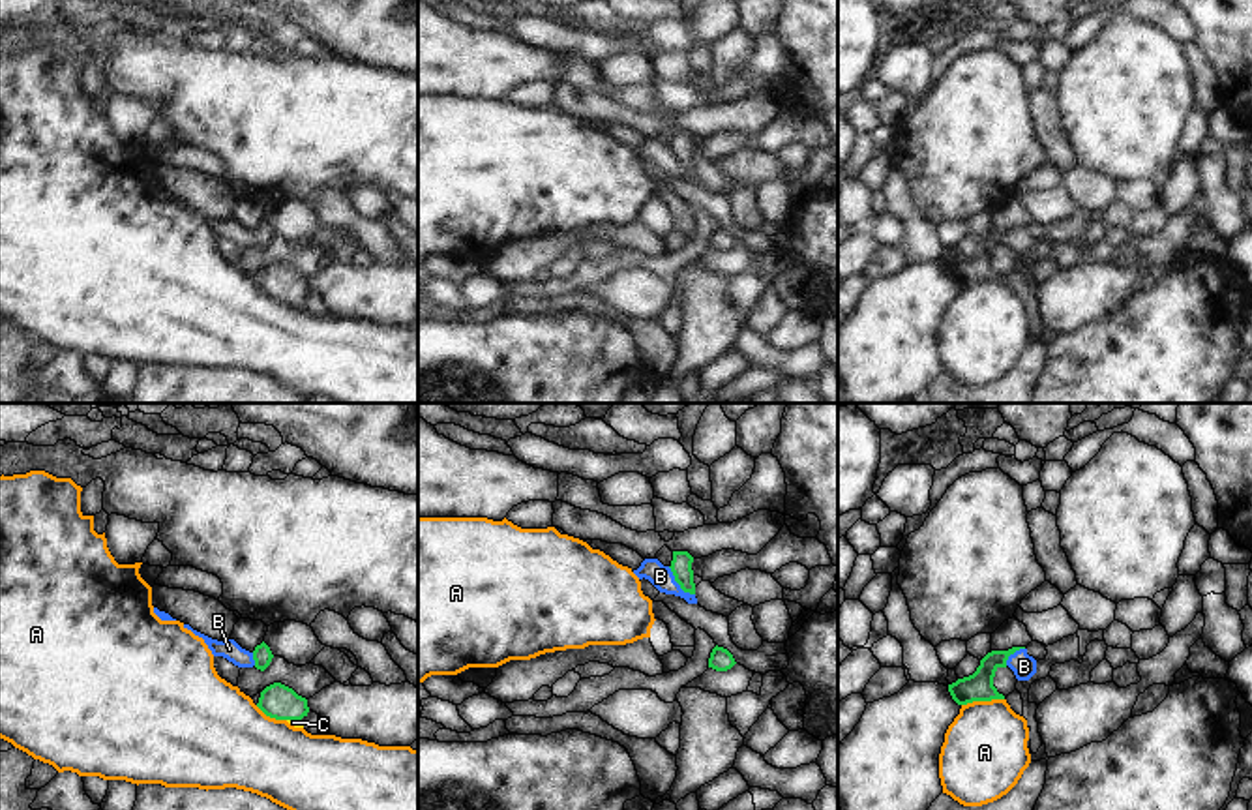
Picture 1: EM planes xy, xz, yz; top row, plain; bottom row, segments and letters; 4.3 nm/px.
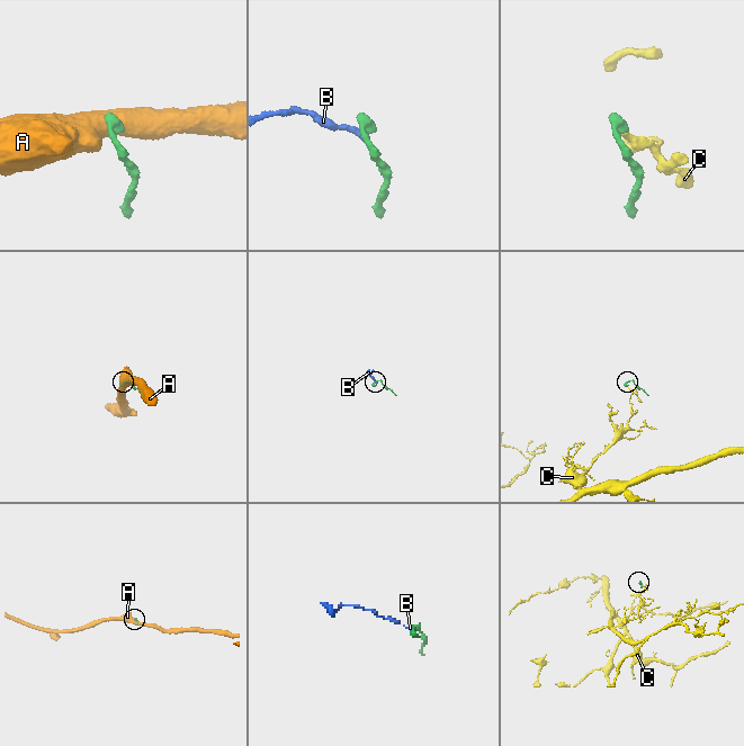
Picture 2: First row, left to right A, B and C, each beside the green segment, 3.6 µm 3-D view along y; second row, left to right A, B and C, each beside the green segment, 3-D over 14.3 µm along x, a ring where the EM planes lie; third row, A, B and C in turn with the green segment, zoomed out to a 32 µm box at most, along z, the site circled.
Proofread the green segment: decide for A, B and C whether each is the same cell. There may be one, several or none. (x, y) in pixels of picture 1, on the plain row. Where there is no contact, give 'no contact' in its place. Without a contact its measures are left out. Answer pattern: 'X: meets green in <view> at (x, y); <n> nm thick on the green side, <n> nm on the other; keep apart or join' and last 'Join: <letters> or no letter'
A: meets green in yz at (983, 280); 130 nm thick on the green side, 360 nm on the other; keep apart
B: meets green in xz at (677, 162); 90 nm thick on the green side, 100 nm on the other; keep apart
C: meets green in xy at (295, 299); 150 nm thick on the green side, 30 nm on the other; join
Join: C

